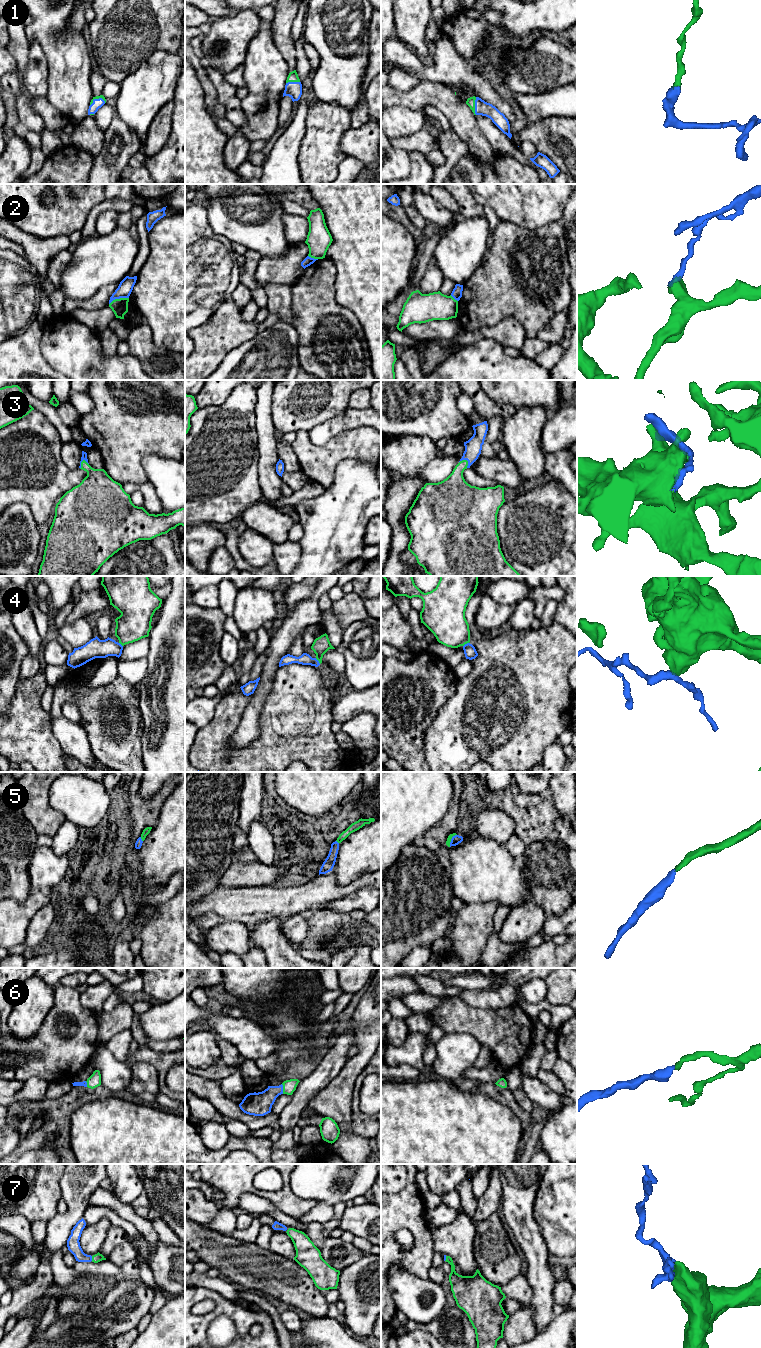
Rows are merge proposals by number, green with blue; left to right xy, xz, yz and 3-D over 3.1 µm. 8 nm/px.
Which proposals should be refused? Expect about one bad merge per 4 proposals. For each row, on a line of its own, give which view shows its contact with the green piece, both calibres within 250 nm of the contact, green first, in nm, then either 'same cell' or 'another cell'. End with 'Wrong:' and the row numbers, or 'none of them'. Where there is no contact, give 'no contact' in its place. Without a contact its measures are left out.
1: yz | 70/120 nm | same cell
2: xy | 130/120 nm | another cell
3: yz | 220/140 nm | same cell
4: xz | 140/100 nm | another cell
5: yz | 40/70 nm | same cell
6: xz | 110/190 nm | same cell
7: xy | 70/110 nm | same cell
Wrong: 2, 4

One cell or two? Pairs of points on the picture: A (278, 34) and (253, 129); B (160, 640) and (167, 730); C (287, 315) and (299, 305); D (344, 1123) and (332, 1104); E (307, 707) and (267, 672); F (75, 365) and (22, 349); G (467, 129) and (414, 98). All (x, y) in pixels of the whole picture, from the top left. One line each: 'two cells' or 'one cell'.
A: two cells
B: one cell
C: two cells
D: one cell
E: two cells
F: two cells
G: one cell

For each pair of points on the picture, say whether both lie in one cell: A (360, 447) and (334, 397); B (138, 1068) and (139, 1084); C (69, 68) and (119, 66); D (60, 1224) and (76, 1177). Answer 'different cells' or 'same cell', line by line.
A: different cells
B: same cell
C: different cells
D: same cell

